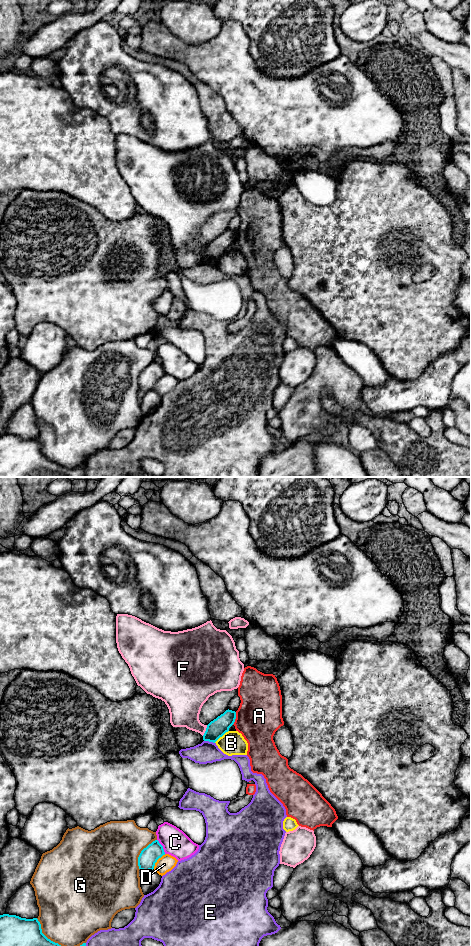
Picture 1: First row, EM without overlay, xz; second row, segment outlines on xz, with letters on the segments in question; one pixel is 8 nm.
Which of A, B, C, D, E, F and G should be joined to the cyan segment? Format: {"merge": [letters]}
{"merge": []}

